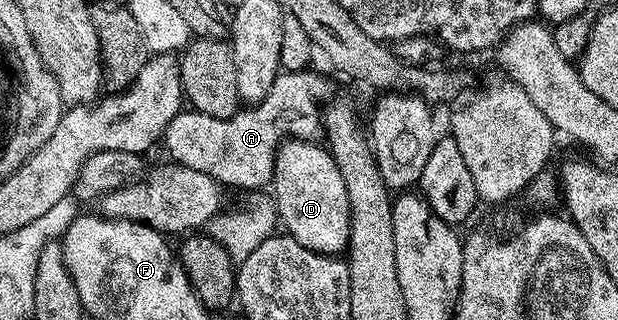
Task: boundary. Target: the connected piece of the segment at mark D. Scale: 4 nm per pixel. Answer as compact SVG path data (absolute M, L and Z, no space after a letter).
M285 140L279 143L274 171L274 205L279 225L289 238L298 240L302 248L340 256L348 248L348 225L352 215L350 200L346 196L346 180L342 180L342 172L338 172L338 164L334 164L327 149L316 144L312 140Z

